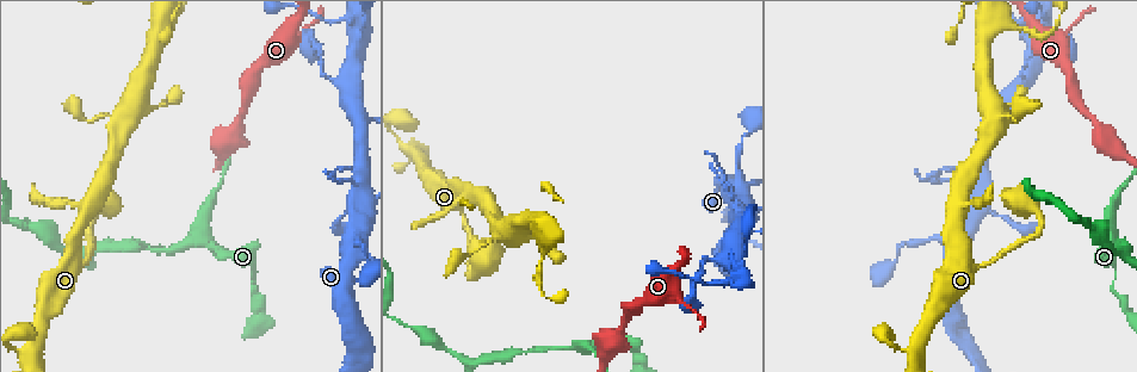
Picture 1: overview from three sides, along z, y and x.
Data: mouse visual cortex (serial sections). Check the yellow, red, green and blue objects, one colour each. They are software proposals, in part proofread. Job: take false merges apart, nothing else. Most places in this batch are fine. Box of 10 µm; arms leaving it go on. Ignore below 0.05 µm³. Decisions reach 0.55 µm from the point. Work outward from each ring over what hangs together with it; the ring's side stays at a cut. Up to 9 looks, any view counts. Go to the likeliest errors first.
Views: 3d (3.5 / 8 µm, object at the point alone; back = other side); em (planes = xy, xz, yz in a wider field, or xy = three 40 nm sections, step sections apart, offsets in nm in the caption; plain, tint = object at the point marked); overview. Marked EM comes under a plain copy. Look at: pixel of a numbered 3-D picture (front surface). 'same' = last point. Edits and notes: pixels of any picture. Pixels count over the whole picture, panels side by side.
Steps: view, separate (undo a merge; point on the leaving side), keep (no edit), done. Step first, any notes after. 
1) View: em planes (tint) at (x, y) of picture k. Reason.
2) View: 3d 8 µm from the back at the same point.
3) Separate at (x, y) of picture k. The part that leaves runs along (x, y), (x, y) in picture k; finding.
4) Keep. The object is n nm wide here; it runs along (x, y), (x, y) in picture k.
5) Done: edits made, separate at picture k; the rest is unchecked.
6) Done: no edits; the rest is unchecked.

View: 3d 3.5 µm at (586, 351) of picture 1. A fork.

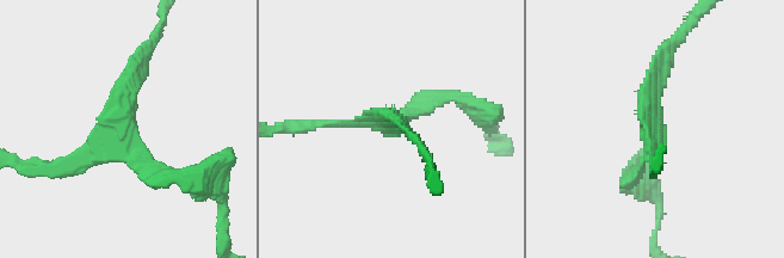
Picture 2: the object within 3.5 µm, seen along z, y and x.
View: em xy step 3 (tint) at (119, 147) of picture 2. 3 arms meet here; the arms are 150, 200, 250 nm wide; now the EM.

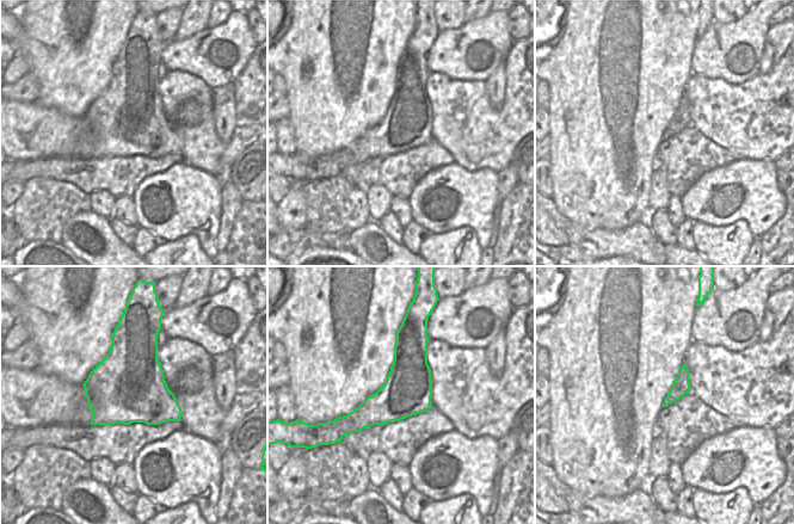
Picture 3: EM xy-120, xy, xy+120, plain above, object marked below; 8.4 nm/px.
Keep. It runs along (452, 96), (387, 123), (309, 123) in picture 2; one cell here.

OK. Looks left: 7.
View: 3d 3.5 µm at (347, 309) of picture 1. Thick turns thin.

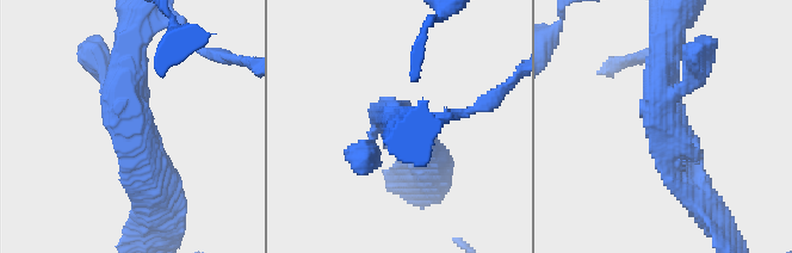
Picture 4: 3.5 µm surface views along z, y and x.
View: em planes (tint) at (662, 122) of picture 4. 3 arms meet here; the arms are 250, 300, 400 nm wide.

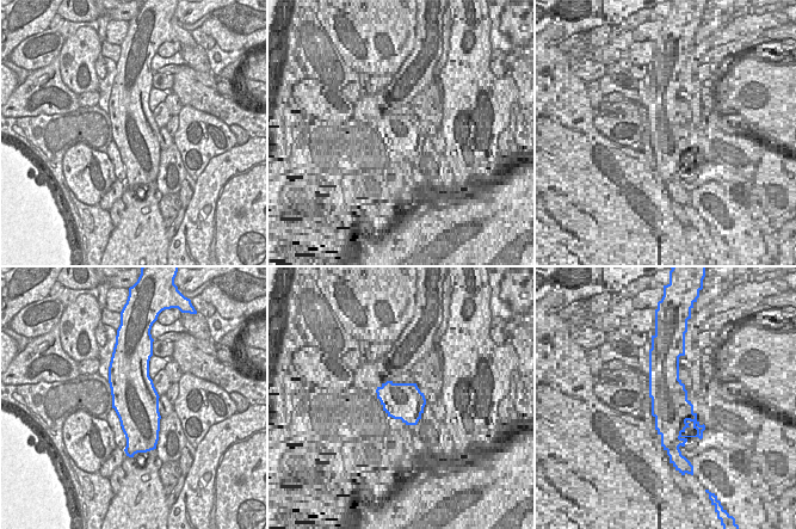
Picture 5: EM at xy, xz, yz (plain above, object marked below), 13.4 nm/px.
Keep. It runs along (98, 63), (160, 184) in picture 4; continuous, no second cell.

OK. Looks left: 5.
View: 3d 3.5 µm at (732, 221) of picture 1. Two arms in line, one across.

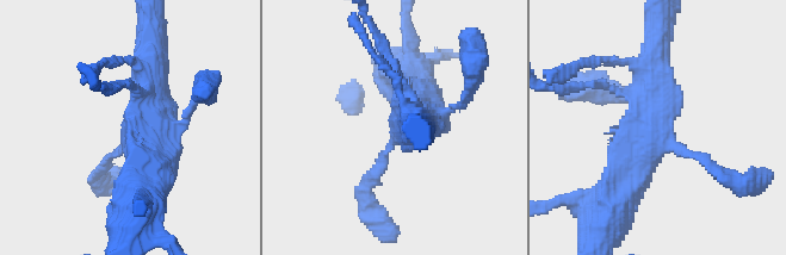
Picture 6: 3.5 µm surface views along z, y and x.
View: em xy step 1 (tint) at (662, 145) of picture 6. Now the EM.

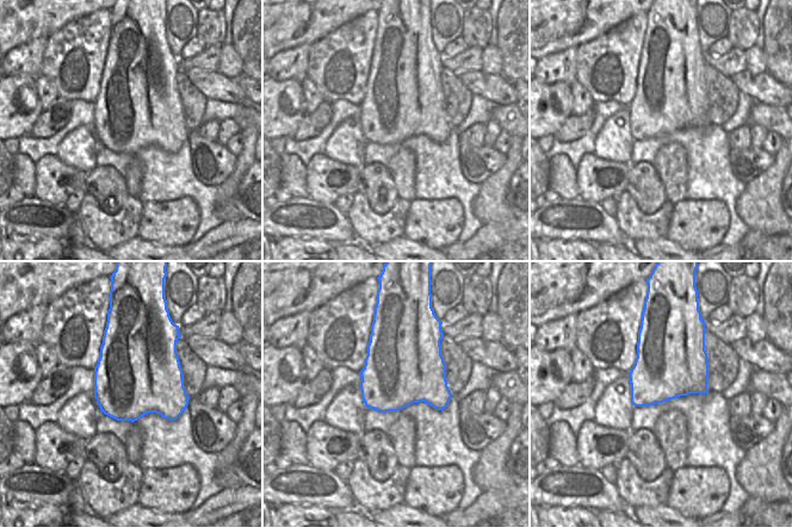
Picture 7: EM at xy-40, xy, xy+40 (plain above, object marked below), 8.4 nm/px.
Keep. It runs along (611, 209), (651, 129), (654, 58) in picture 6; one cell here.

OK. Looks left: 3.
View: 3d 3.5 µm at (445, 347) of picture 1.

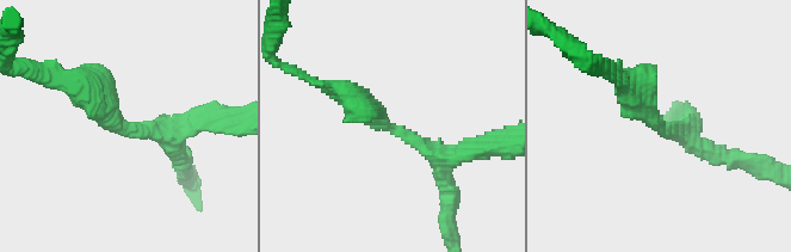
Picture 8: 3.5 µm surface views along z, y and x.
View: em xy step 5 (tint) at (662, 128) of picture 8. The arms are 250, 400 nm wide; now the EM.

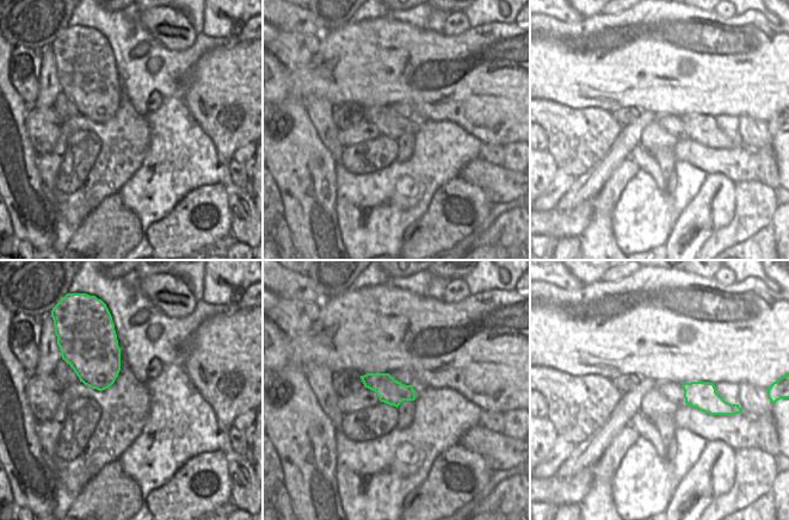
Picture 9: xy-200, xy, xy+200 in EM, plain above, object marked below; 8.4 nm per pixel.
Keep. The object is 220 nm wide here; it runs along (461, 152), (431, 152), (335, 87) in picture 8; all the same cell.

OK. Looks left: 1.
Done: no edits; the rest is unchecked.

